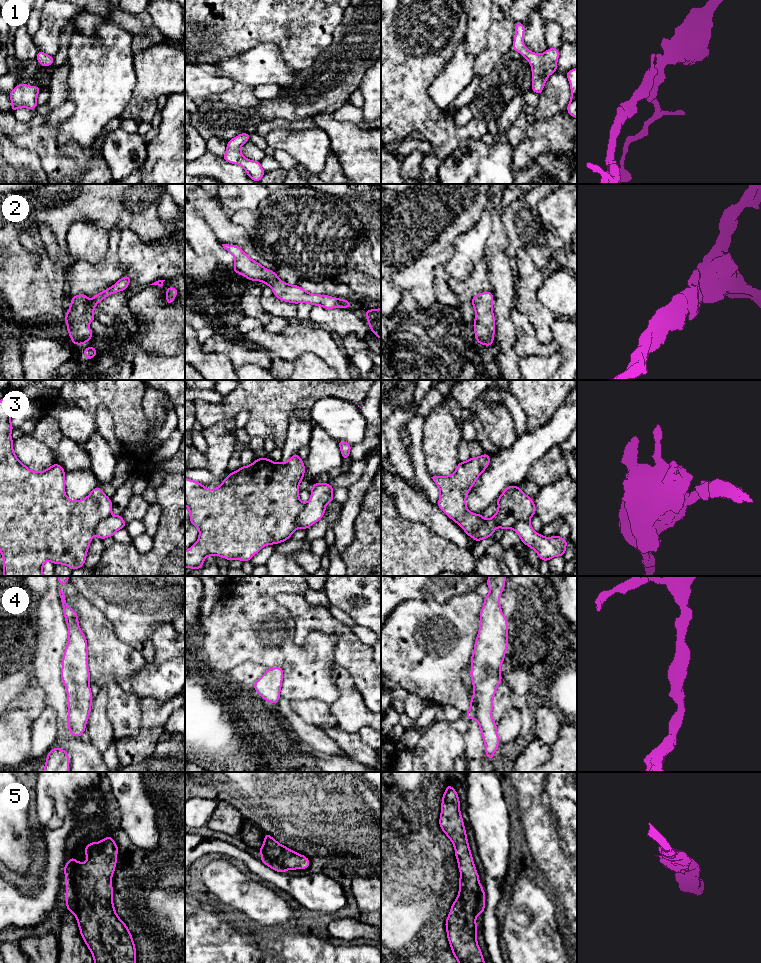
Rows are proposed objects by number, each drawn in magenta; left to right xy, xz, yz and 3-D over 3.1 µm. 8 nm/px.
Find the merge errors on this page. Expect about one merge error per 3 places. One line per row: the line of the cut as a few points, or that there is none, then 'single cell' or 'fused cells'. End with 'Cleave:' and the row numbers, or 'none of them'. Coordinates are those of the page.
1: no cut; single cell
2: no cut; single cell
3: cut in xz along (305, 503), (304, 509), (297, 517), (297, 527); fused cells
4: no cut; single cell
5: no cut; single cell
Cleave: 3

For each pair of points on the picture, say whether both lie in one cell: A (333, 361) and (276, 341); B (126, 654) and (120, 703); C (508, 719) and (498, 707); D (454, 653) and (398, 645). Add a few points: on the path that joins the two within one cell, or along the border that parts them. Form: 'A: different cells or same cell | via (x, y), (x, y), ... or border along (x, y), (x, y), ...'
A: same cell | via (319, 347), (314, 342), (290, 342)
B: same cell | via (114, 666), (114, 691)
C: different cells | border along (512, 706), (497, 723)
D: same cell | via (440, 646), (412, 646)

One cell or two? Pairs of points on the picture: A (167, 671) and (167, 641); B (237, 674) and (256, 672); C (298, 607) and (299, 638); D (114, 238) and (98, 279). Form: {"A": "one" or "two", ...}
{"A": "one", "B": "one", "C": "one", "D": "one"}

